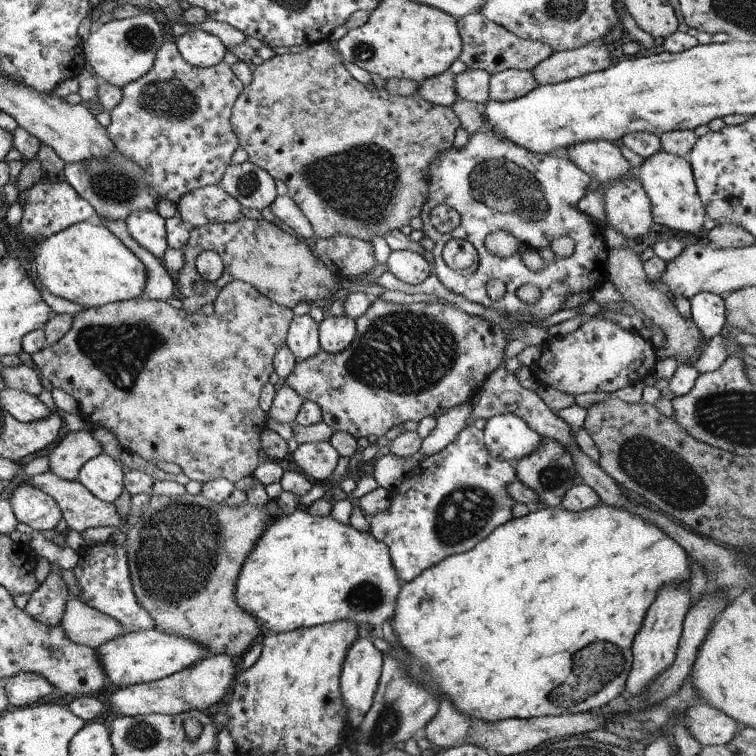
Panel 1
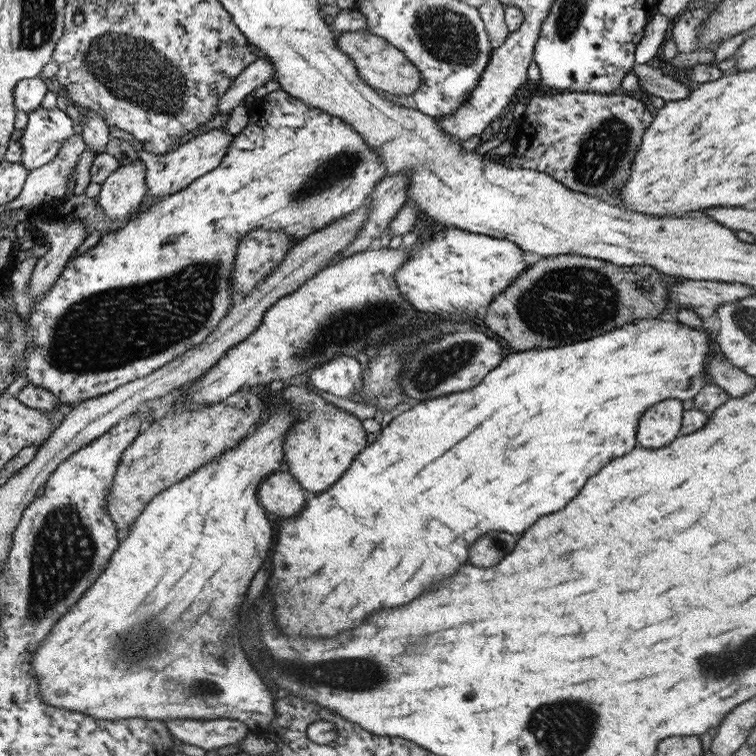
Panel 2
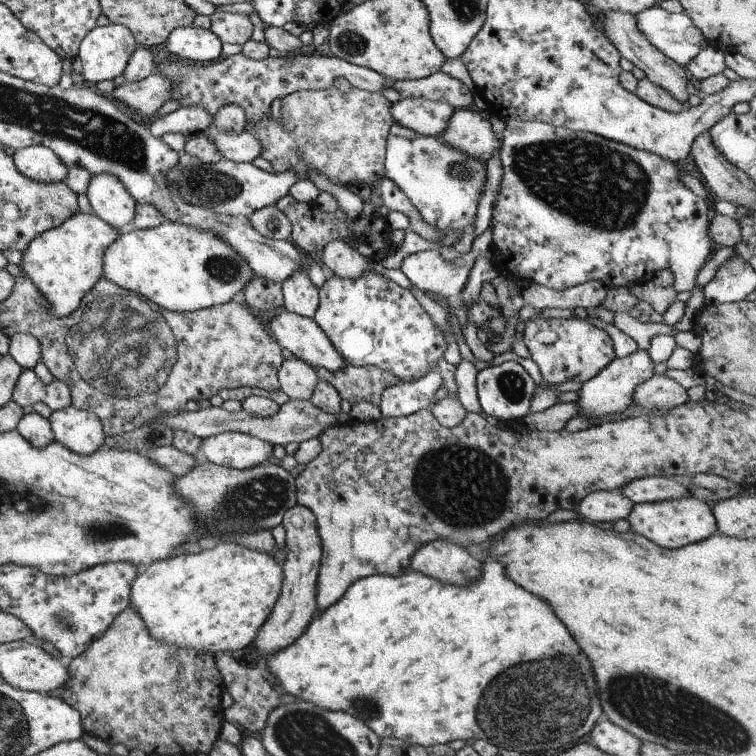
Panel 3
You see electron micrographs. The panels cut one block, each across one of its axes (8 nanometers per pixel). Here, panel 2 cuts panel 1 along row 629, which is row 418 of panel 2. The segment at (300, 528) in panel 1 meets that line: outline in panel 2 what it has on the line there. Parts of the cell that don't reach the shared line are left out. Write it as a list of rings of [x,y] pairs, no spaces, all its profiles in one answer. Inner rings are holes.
[[[285,407],[273,409],[264,422],[259,421],[233,447],[147,501],[99,577],[31,653],[29,666],[37,678],[41,701],[95,720],[228,718],[243,722],[255,733],[271,723],[275,698],[271,698],[273,694],[261,684],[237,642],[227,634],[235,624],[235,614],[243,602],[241,596],[275,540],[273,522],[257,501],[257,484],[281,468],[283,440],[295,417]]]

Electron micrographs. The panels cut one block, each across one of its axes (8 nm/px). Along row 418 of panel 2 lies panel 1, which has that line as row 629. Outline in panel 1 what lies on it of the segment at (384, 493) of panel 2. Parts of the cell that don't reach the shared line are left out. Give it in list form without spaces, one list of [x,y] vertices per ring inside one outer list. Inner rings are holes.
[[[599,503],[590,509],[576,513],[565,510],[561,506],[530,510],[530,513],[522,517],[512,518],[497,526],[473,548],[443,558],[436,565],[423,570],[412,581],[407,581],[399,587],[394,602],[394,613],[390,620],[397,646],[396,648],[391,646],[381,635],[375,636],[372,643],[381,654],[386,653],[396,658],[413,681],[418,680],[423,687],[437,694],[438,700],[443,694],[454,710],[468,719],[492,723],[503,719],[553,717],[559,714],[596,710],[624,691],[632,663],[633,637],[639,630],[644,614],[654,601],[659,587],[669,583],[688,584],[690,577],[688,560],[686,552],[663,534],[662,530],[625,509]]]

